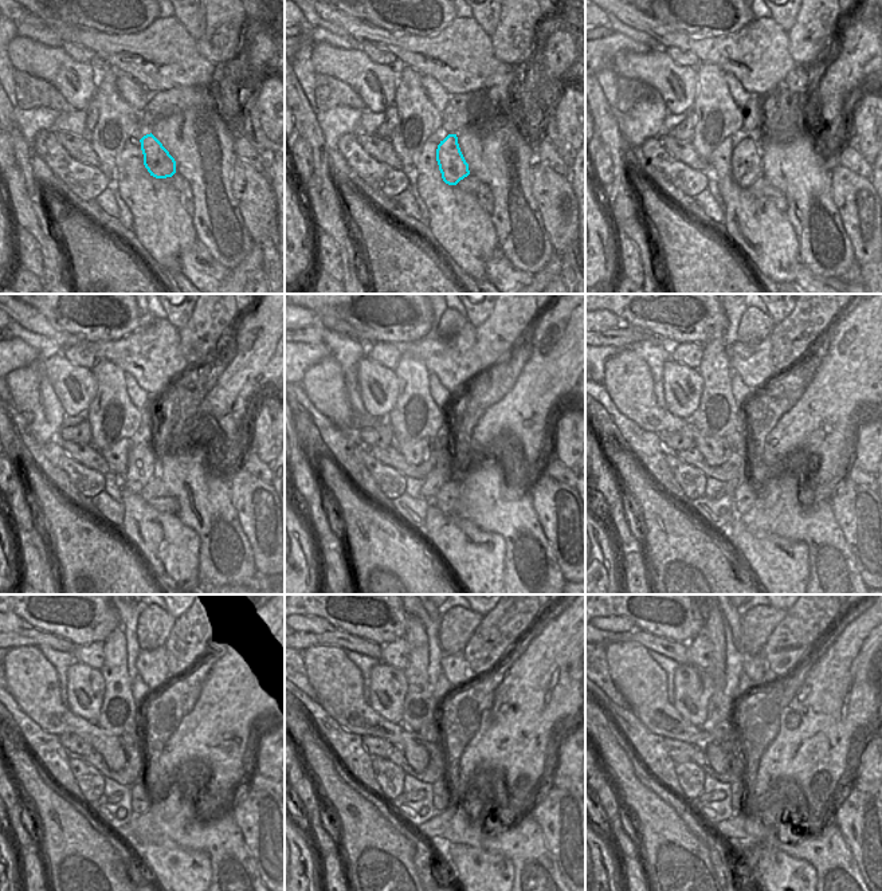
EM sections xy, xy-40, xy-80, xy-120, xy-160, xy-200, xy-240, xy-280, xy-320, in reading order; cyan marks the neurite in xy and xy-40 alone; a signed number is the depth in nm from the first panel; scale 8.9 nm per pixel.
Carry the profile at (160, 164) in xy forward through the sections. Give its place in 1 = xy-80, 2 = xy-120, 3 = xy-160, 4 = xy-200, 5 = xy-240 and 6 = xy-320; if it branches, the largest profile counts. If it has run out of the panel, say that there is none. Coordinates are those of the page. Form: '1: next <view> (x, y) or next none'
1: next xy-80 (747, 157)
2: next xy-120 (142, 460)
3: next xy-160 (446, 468)
4: next xy-200 (730, 486)
5: next xy-240 (116, 797)
6: next xy-320 (714, 796)

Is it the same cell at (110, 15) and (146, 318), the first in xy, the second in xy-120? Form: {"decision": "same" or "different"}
{"decision": "different"}

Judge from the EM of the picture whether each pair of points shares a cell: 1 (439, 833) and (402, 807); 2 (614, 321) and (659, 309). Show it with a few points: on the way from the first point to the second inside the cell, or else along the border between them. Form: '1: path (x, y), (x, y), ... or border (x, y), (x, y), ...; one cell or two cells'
1: border (439, 812), (424, 821), (416, 831); two cells
2: border (599, 307), (608, 309), (623, 322); two cells

